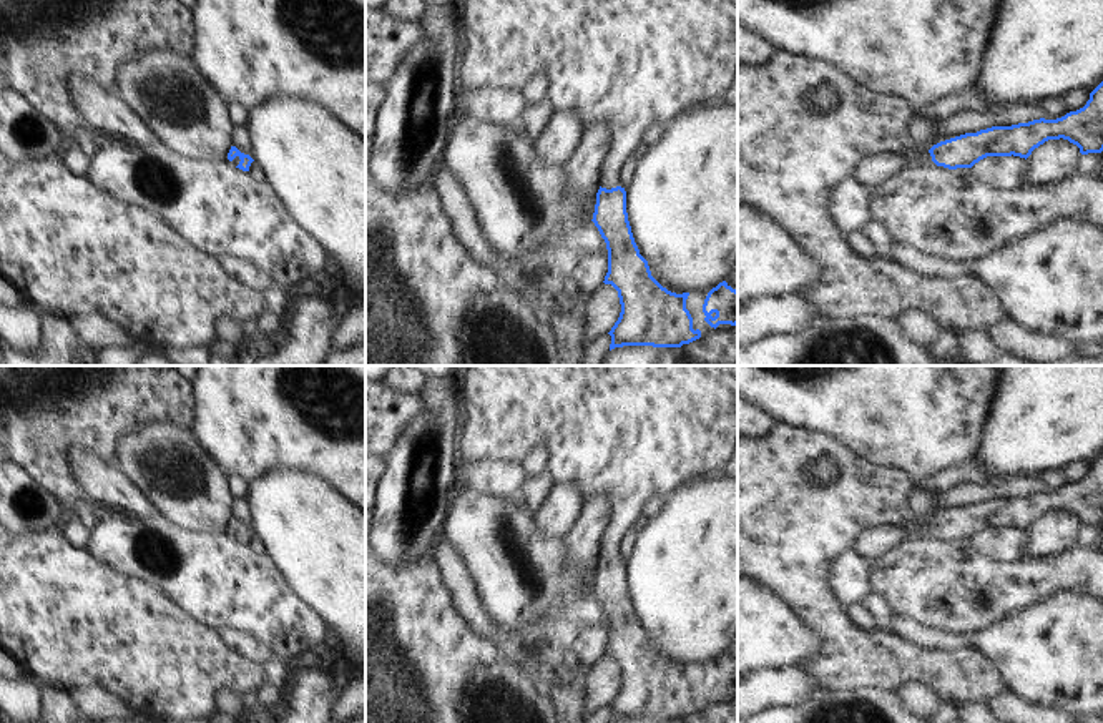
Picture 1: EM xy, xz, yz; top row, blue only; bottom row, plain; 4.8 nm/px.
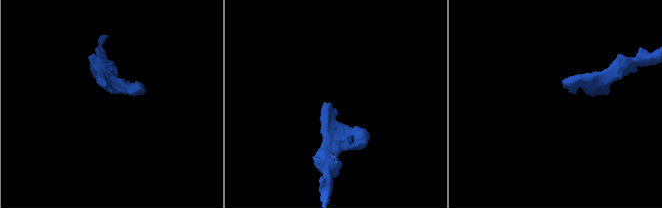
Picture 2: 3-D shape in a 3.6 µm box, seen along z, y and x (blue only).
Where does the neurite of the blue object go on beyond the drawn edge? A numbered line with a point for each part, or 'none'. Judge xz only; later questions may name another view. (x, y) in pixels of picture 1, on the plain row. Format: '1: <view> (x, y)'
1: xz (625, 431)

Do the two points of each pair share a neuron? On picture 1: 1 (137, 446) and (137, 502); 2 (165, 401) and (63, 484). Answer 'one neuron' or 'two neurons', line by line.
1: two neurons
2: one neuron

